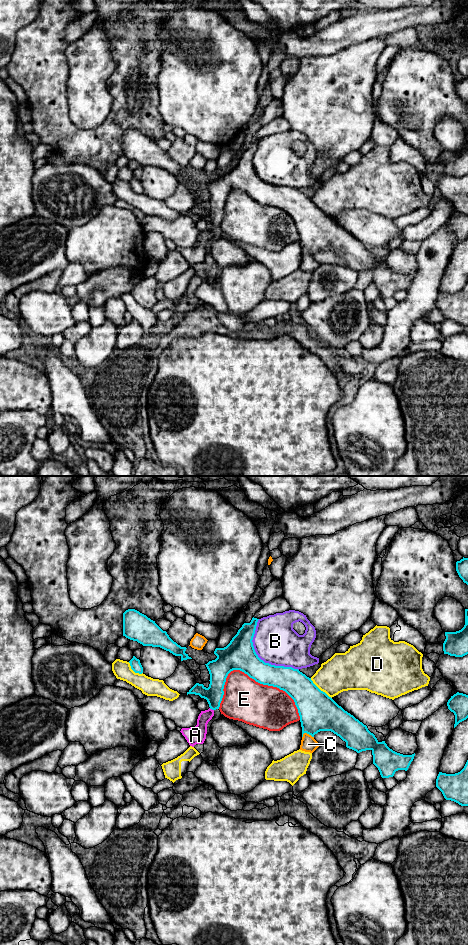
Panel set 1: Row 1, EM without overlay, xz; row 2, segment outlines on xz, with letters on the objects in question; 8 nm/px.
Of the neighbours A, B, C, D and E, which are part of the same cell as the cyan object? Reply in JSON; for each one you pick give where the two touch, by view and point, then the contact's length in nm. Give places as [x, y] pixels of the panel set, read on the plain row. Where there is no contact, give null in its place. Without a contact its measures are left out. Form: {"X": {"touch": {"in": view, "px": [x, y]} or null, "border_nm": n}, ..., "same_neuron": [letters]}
{"A": {"touch": {"in": "xz", "px": [211, 228]}, "border_nm": 40}, "same_neuron": ["A"]}

